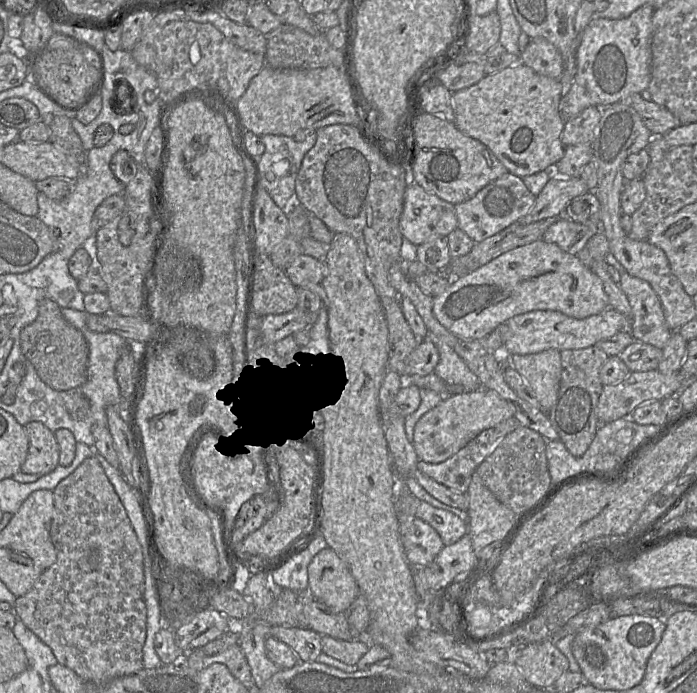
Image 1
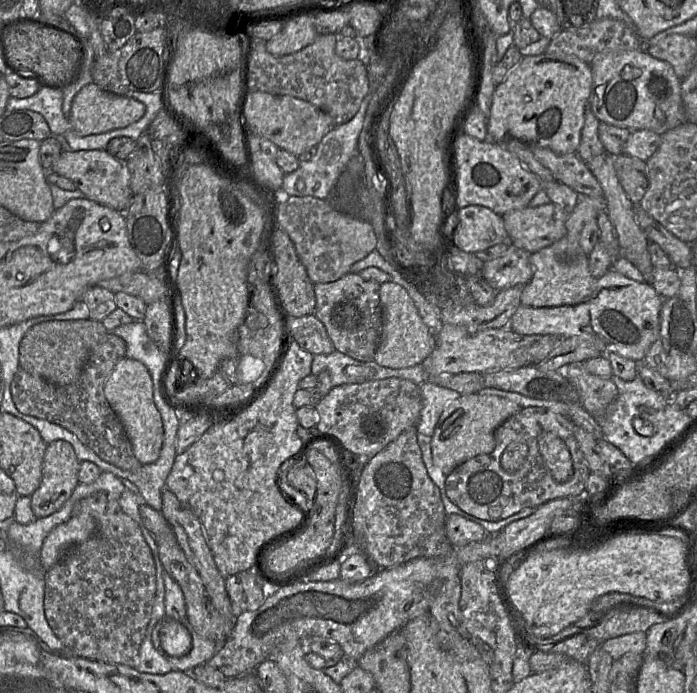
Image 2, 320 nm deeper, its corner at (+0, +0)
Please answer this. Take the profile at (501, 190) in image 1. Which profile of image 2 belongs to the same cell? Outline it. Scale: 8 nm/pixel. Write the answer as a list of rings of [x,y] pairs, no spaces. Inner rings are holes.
[[[549,202],[538,207],[511,210],[501,216],[512,244],[534,253],[566,235],[565,223],[569,214]]]

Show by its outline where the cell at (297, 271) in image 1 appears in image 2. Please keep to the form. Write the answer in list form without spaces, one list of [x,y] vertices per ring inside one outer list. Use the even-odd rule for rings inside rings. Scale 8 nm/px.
[[[349,272],[334,282],[314,284],[314,291],[314,315],[324,324],[336,350],[359,361],[374,360],[383,327],[380,284]]]

